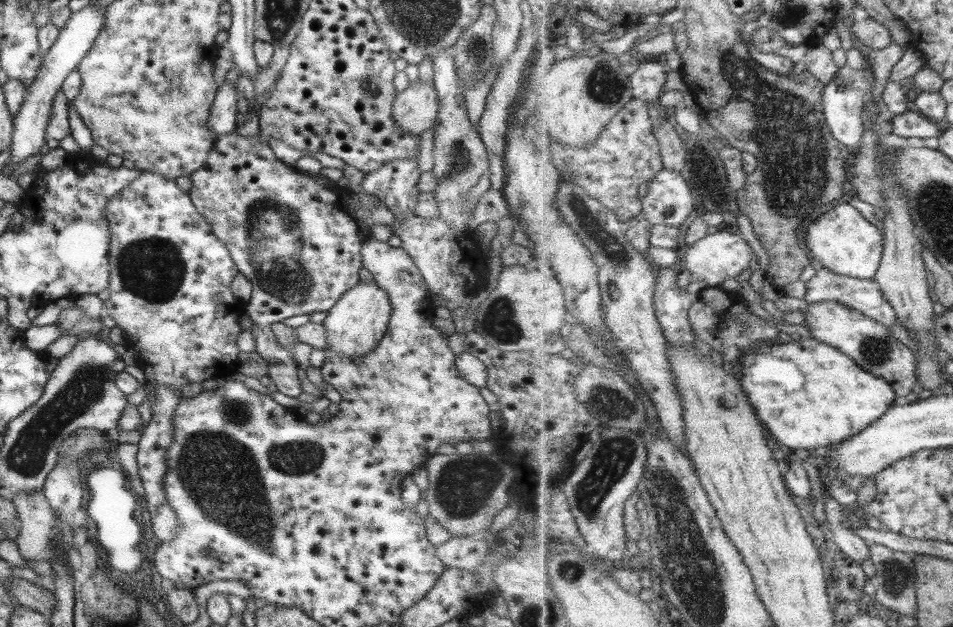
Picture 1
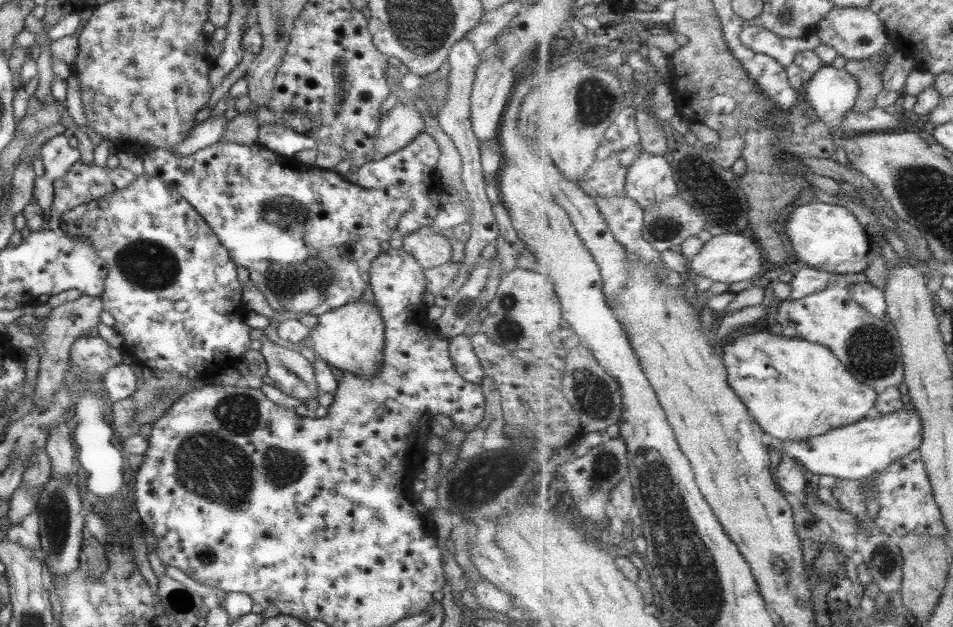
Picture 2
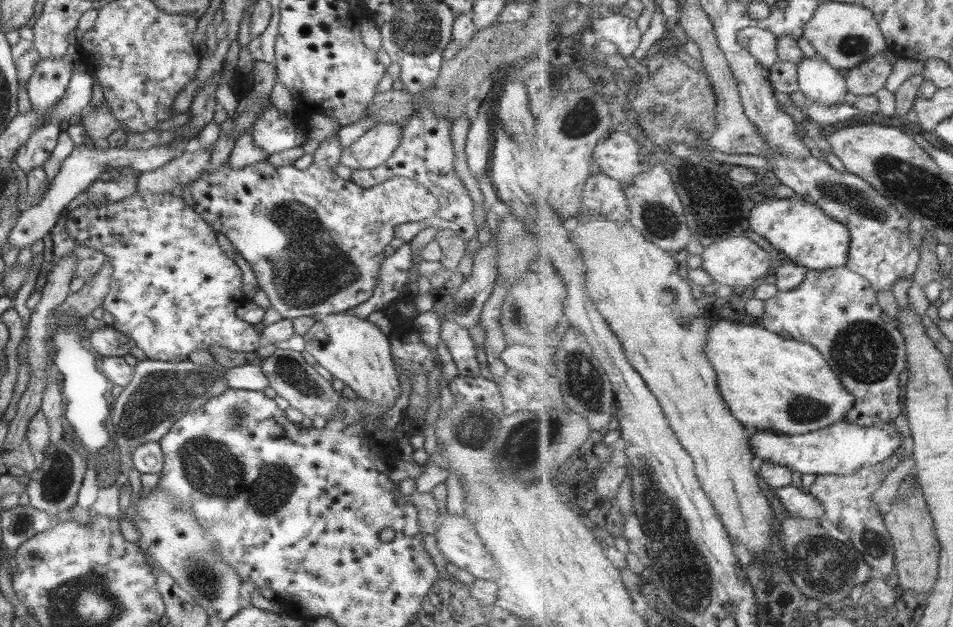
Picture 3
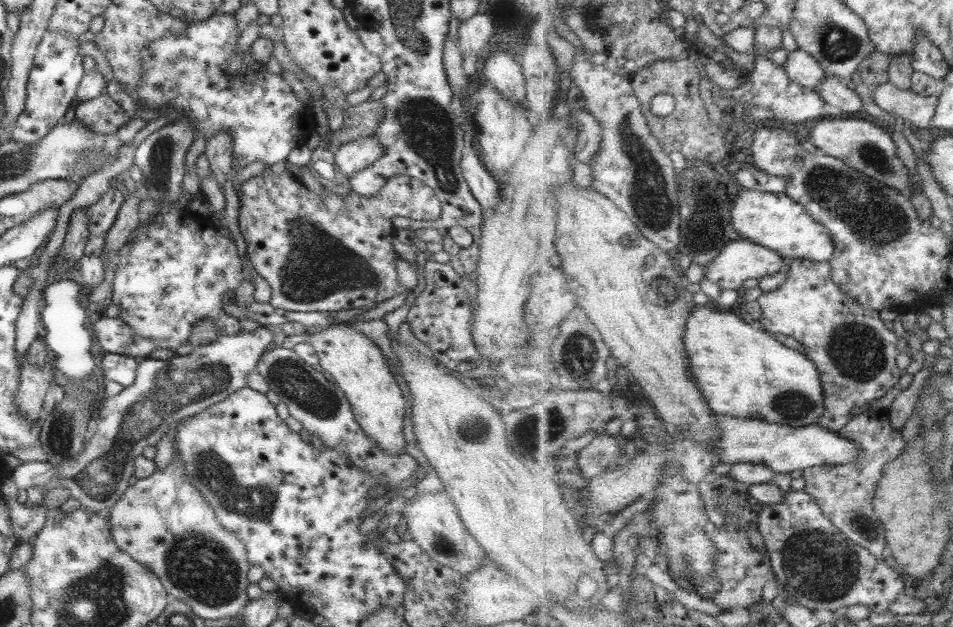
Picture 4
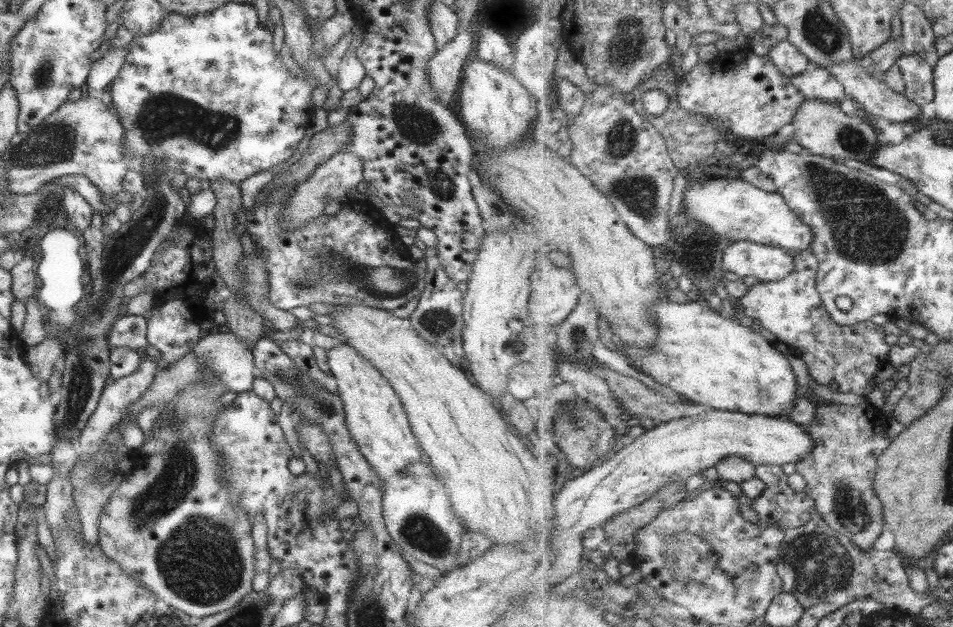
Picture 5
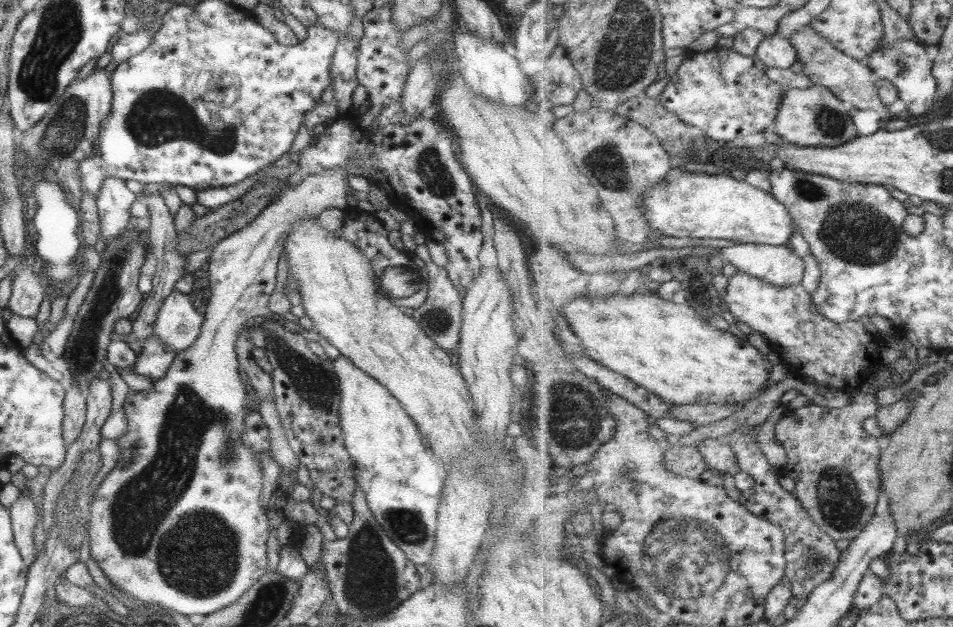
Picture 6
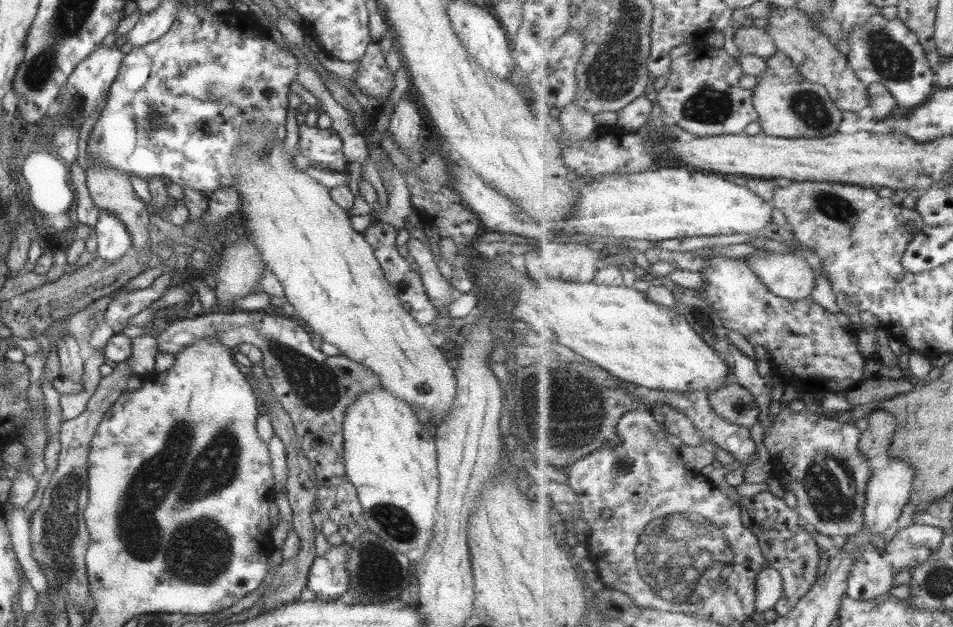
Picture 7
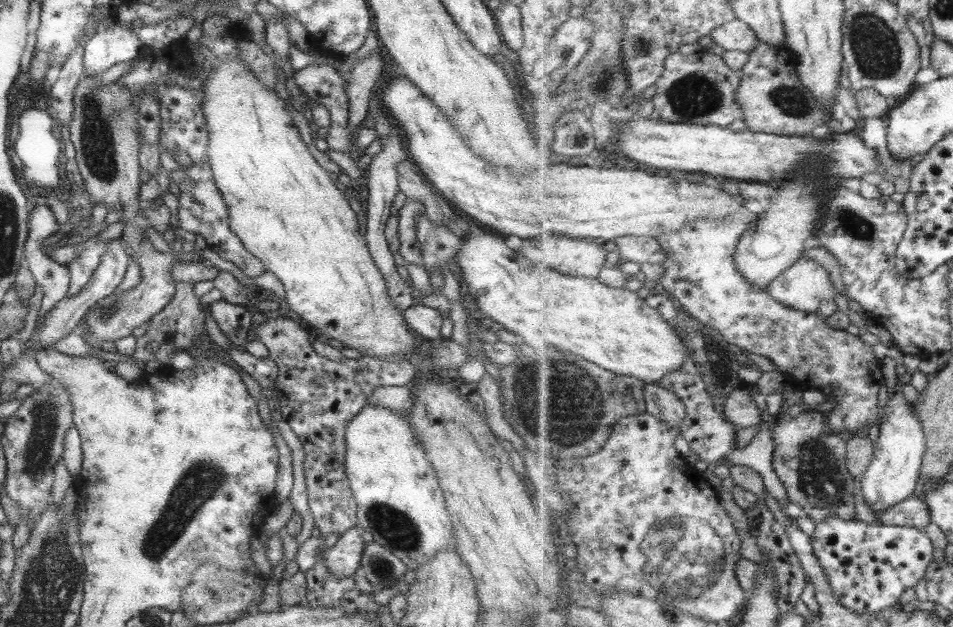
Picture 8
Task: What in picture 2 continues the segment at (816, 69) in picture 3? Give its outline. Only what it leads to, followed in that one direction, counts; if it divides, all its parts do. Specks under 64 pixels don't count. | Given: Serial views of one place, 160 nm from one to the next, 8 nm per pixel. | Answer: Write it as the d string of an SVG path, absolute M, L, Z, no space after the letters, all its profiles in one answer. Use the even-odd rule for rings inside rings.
M825 65L811 75L811 80L808 82L805 93L813 105L815 112L831 128L840 127L844 131L844 128L842 128L842 120L849 111L854 109L860 90L859 81L852 74L849 74L845 67L839 69Z

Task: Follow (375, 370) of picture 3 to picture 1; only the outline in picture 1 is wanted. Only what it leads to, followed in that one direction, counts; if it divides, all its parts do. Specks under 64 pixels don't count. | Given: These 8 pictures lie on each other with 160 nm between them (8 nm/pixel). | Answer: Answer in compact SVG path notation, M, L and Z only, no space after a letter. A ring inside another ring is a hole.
M374 281L369 284L359 282L340 296L326 314L321 323L325 329L325 349L353 359L371 352L379 344L386 332L391 307L388 296Z

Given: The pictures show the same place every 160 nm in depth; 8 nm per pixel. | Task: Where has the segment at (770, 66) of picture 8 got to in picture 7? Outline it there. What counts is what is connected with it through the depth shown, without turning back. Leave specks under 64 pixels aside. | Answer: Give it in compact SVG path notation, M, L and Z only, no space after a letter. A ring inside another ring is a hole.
M782 50L766 58L766 71L757 79L752 101L756 105L761 132L771 136L806 139L833 136L844 119L844 111L837 108L825 85L807 80Z

